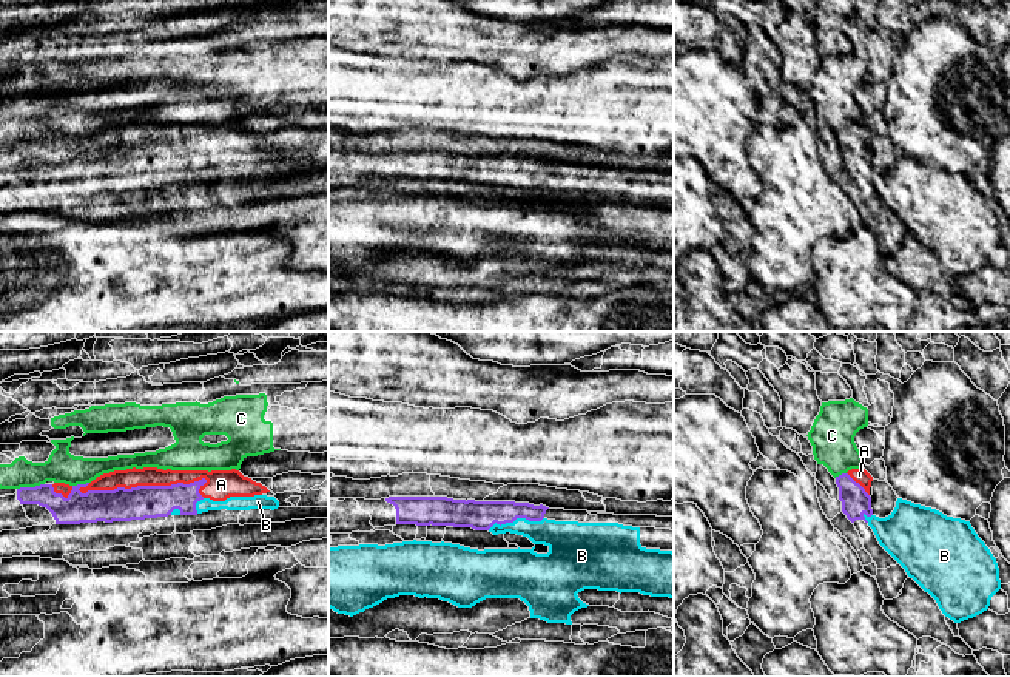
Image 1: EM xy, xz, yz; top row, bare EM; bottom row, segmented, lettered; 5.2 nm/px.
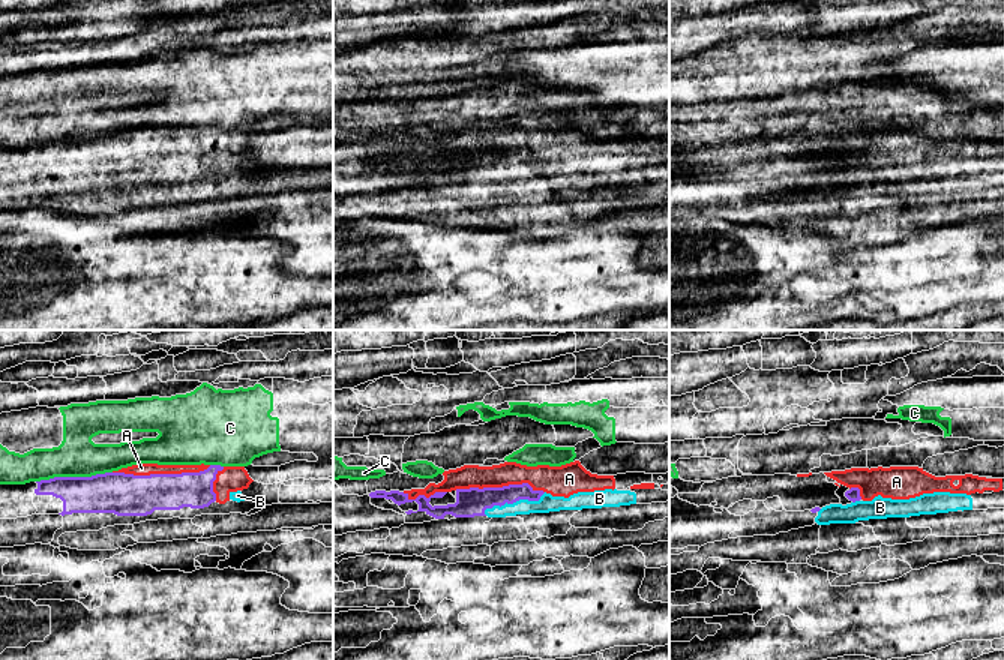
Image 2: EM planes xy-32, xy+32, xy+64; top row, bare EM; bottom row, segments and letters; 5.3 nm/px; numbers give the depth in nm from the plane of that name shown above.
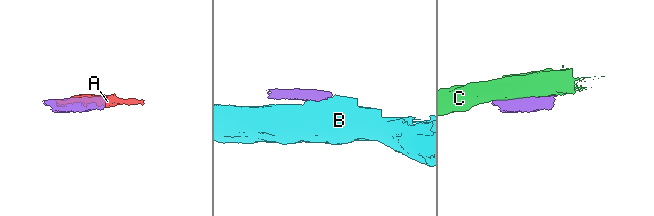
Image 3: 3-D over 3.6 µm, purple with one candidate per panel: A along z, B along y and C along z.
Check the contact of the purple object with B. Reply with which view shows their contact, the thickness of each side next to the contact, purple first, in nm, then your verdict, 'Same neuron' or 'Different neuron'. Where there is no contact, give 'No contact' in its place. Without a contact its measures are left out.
Touches purple in xz. Thickness 160 nm (purple) against 190 nm. Different neuron

